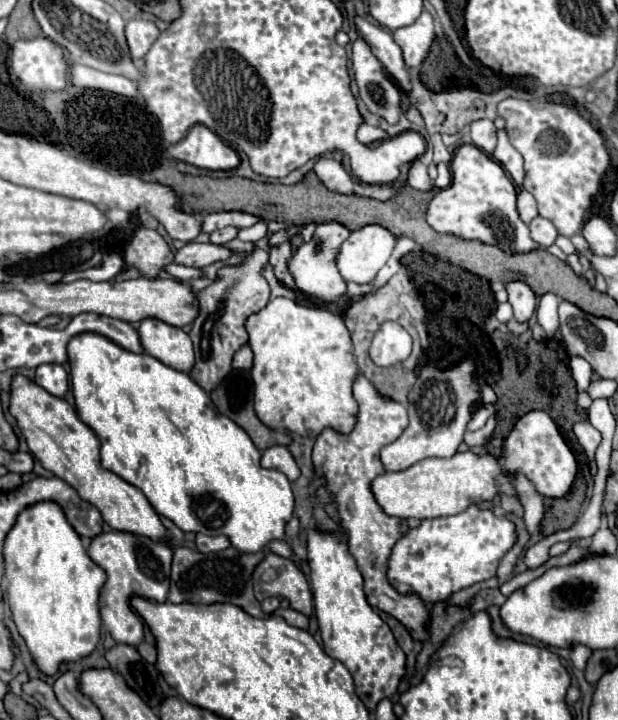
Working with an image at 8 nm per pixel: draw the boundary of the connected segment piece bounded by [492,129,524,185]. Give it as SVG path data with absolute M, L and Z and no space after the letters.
M506 129L498 131L498 145L496 145L492 157L506 169L506 173L514 179L514 183L522 185L522 179L524 179L524 167L522 167L524 159L516 151L516 147L510 143Z

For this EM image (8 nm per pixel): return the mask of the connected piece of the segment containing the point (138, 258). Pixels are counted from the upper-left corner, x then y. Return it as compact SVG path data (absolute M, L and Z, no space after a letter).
M136 229L128 247L126 247L126 263L130 267L138 267L146 277L154 279L164 265L174 261L174 251L164 241L164 237L154 229Z

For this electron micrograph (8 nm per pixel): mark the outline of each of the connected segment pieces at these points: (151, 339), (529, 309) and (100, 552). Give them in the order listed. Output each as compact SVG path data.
M148 317L142 321L138 331L148 355L160 359L162 363L174 369L190 371L194 363L194 351L192 351L192 339L184 329Z
M516 279L516 281L506 281L504 287L508 291L508 301L514 307L514 317L518 321L528 321L536 309L536 299L530 285Z
M108 531L100 533L90 541L88 547L90 559L106 571L106 583L100 589L100 615L106 631L116 643L138 645L144 637L144 625L136 611L128 611L128 599L132 595L146 597L158 603L168 599L170 589L170 563L172 547L166 541L154 541L146 535L128 533L128 531Z

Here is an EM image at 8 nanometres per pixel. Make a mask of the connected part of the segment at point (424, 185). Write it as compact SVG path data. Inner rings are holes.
M420 159L412 161L412 165L410 165L408 185L412 185L414 189L420 189L420 191L430 191L432 189L432 181L430 181L430 177L426 173L426 167L422 165Z

